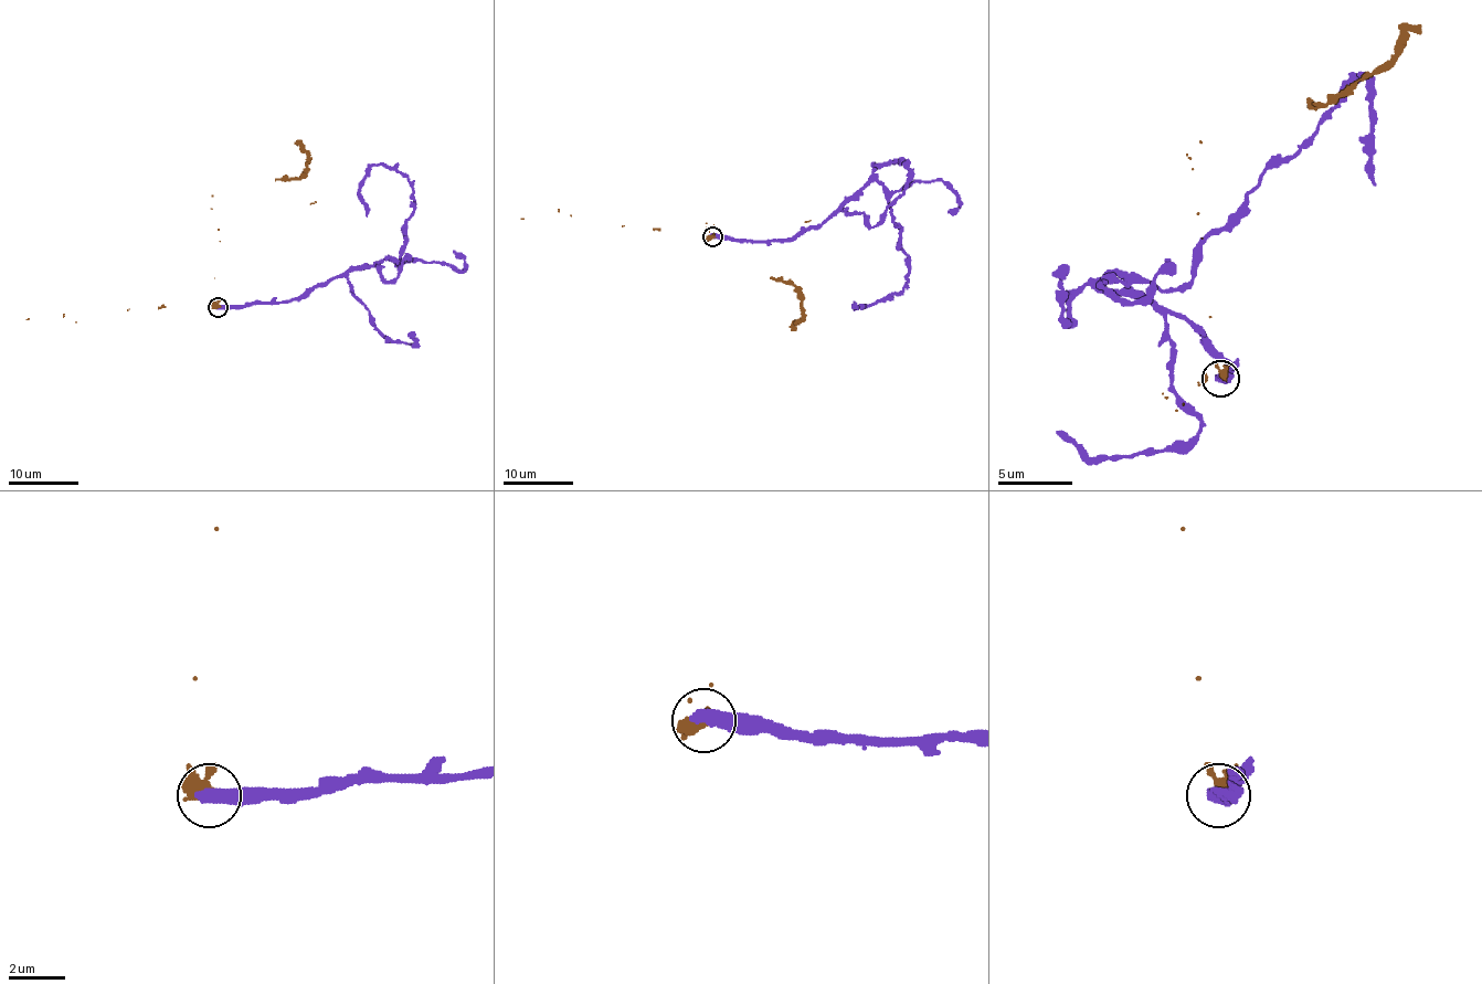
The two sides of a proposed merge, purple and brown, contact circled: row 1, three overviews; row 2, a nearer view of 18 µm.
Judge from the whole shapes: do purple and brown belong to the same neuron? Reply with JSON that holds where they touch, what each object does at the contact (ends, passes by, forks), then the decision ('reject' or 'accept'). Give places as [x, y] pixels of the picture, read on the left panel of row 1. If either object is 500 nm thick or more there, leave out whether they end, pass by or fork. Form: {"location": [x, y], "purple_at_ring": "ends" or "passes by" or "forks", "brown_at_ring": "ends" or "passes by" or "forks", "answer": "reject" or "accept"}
{"location": [218, 307], "answer": "accept"}

